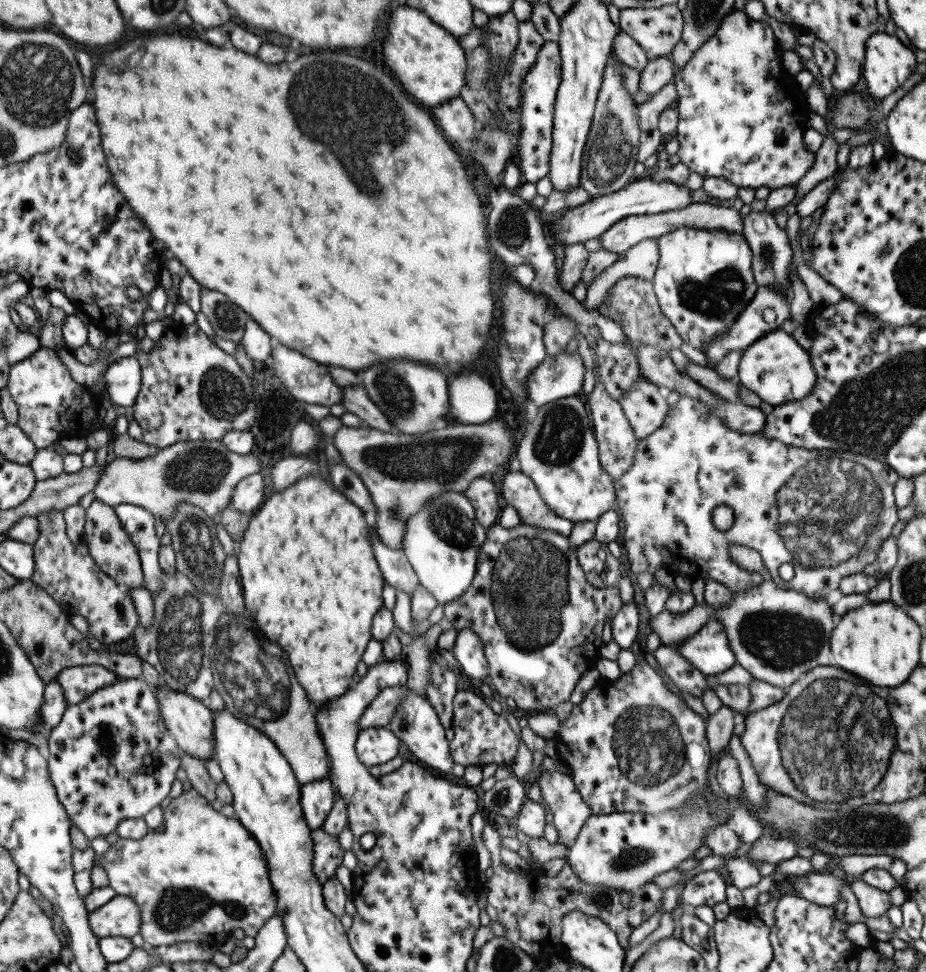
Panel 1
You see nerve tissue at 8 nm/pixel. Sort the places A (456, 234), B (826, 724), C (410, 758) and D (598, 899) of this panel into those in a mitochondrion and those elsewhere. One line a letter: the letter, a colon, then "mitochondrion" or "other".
A: other
B: mitochondrion
C: other
D: mitochondrion

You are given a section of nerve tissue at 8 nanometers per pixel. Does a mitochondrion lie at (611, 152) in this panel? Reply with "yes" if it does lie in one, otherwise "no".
yes

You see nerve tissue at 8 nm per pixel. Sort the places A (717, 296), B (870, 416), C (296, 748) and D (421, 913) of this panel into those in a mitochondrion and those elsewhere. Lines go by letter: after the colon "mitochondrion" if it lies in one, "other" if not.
A: mitochondrion
B: mitochondrion
C: other
D: other

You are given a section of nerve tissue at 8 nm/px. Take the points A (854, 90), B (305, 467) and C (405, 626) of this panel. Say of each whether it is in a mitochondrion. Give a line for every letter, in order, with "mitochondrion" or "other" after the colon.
A: other
B: other
C: other

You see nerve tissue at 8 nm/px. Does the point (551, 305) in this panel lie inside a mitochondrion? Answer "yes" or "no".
no

